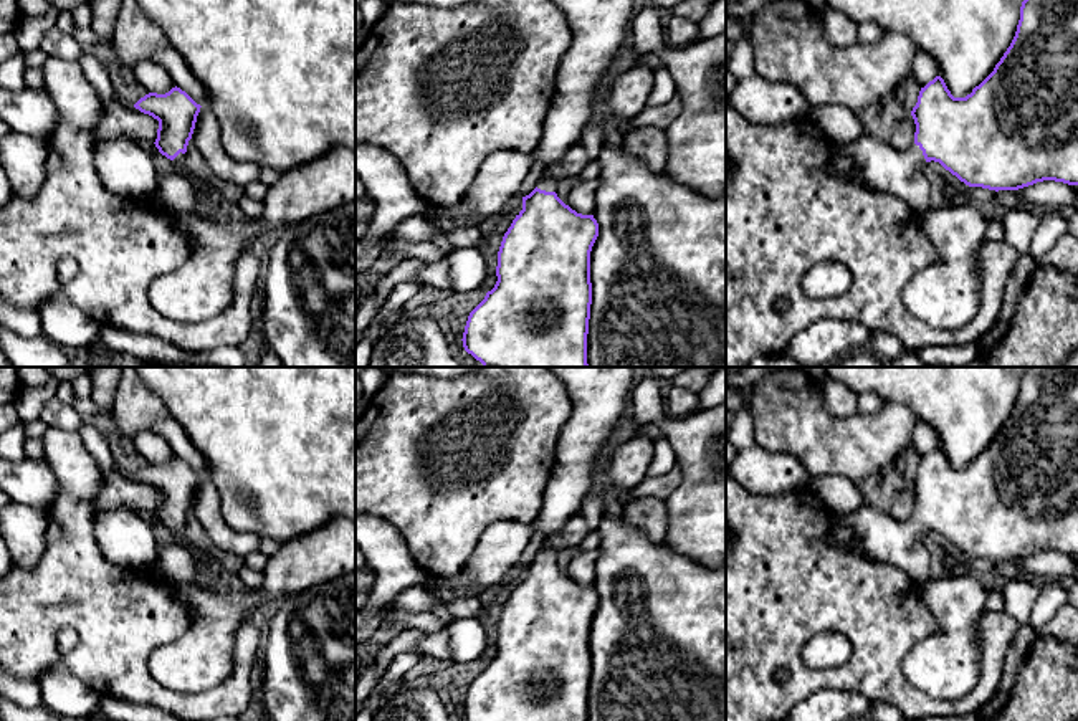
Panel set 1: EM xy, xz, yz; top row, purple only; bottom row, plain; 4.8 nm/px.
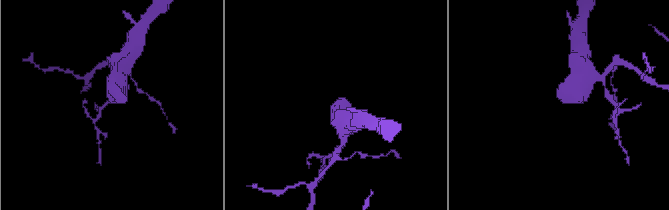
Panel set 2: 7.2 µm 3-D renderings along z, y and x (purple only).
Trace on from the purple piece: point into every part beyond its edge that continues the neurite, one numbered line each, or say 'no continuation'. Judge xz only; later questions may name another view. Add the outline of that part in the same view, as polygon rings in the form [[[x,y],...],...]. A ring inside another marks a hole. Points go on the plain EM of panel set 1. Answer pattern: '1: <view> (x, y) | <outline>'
1: xz (549, 554) | [[[542,547],[537,559],[546,562],[557,562],[557,554],[559,554],[559,549],[556,547]]]

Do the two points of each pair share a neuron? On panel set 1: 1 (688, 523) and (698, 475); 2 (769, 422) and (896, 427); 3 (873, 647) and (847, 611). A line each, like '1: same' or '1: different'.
1: same
2: same
3: same

